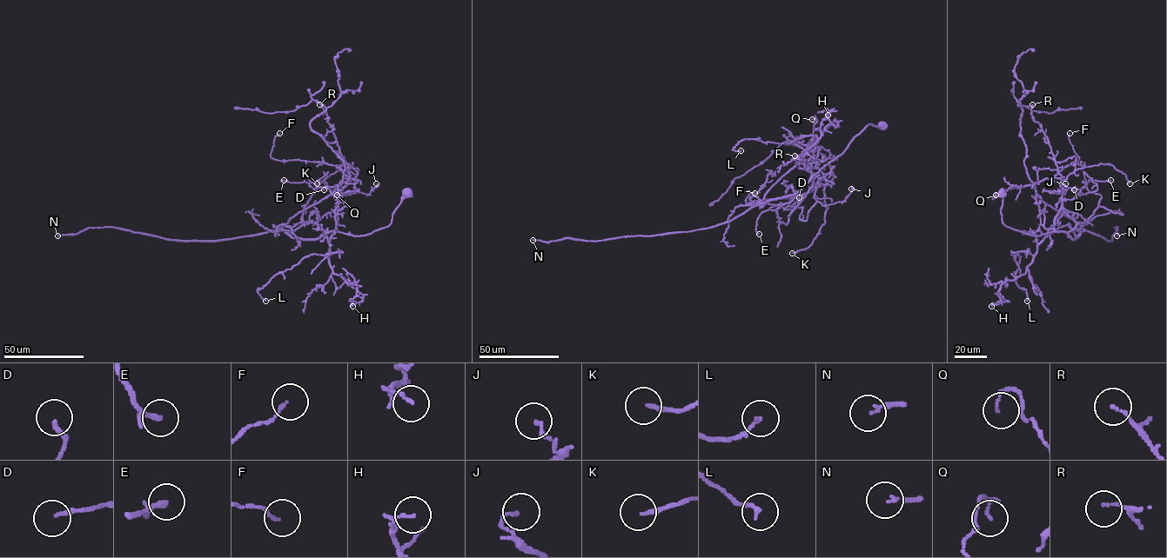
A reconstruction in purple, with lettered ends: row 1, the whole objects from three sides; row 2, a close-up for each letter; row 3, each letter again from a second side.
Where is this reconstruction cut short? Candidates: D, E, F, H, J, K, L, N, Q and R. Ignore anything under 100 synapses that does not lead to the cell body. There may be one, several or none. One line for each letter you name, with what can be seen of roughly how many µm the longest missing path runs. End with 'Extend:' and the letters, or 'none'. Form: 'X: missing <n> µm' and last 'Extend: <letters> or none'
N: missing 250 µm
Extend: N

